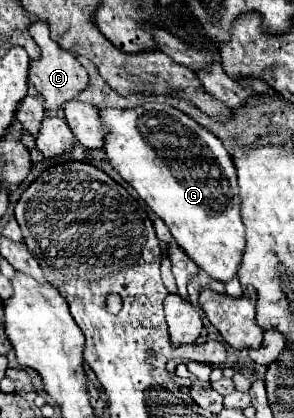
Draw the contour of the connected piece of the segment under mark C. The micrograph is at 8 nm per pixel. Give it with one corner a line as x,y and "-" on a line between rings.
35,22
29,28
29,34
37,42
41,50
41,58
31,62
29,68
29,94
31,96
41,96
45,100
47,110
57,110
63,108
67,102
75,100
79,92
83,92
89,86
89,74
87,70
77,62
73,52
61,50
61,46
49,38
49,28
43,22

